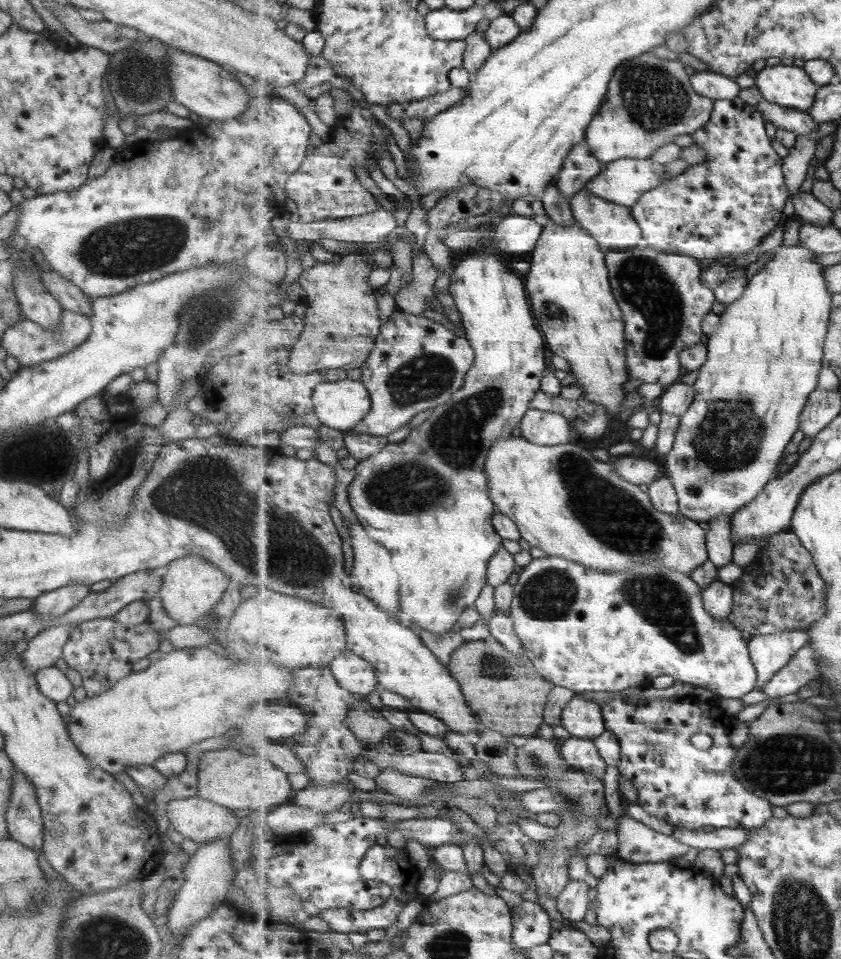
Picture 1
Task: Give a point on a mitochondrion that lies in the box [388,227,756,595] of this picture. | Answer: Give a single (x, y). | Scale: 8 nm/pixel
(614, 517)

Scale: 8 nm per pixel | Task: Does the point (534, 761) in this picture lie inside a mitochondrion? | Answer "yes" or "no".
yes

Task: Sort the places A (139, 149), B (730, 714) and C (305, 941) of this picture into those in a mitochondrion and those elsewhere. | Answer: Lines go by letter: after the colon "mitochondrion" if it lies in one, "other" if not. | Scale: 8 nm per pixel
A: other
B: other
C: other

